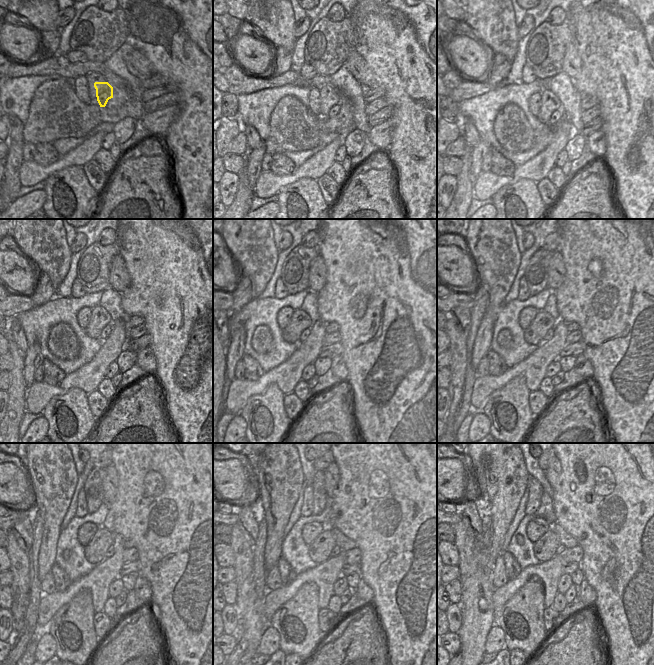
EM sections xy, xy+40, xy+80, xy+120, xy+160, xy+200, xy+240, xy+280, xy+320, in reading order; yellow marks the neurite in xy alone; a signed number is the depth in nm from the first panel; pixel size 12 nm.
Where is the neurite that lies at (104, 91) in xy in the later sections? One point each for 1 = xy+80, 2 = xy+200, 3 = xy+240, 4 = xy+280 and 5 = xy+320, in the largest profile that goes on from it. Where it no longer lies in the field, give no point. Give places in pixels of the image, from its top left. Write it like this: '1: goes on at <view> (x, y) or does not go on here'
1: goes on at xy+80 (550, 102)
2: goes on at xy+200 (543, 327)
3: goes on at xy+240 (95, 551)
4: goes on at xy+280 (319, 551)
5: goes on at xy+320 (545, 548)

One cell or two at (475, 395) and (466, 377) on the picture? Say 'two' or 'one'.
one

